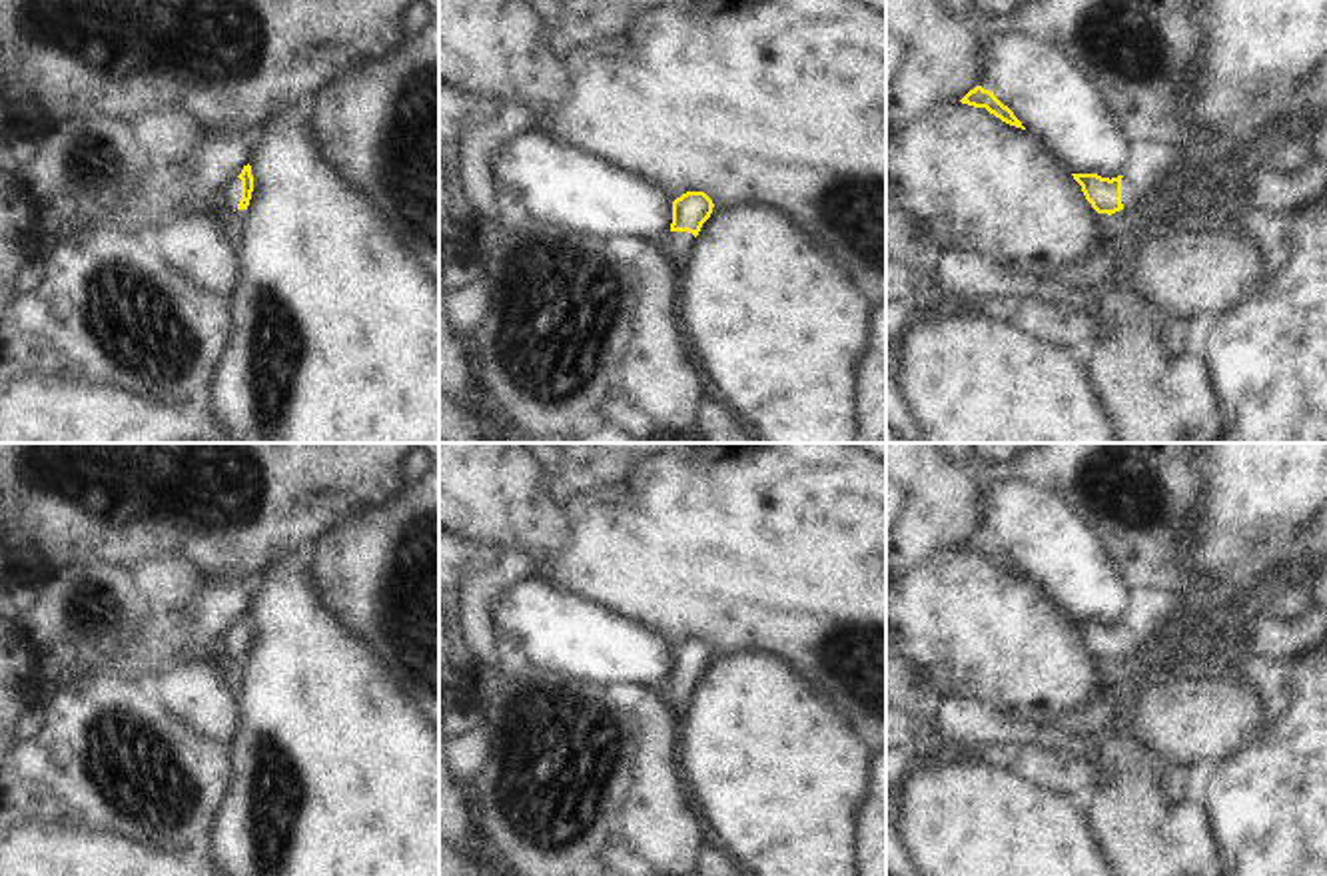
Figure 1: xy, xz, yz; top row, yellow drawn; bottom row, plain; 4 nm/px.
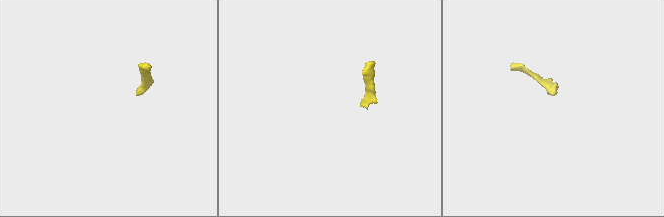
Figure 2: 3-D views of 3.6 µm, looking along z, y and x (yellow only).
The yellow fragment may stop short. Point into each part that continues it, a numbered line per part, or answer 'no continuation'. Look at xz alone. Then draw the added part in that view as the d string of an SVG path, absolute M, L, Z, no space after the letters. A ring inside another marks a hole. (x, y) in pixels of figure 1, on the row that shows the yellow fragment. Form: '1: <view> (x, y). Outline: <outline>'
1: xz (679, 244). Outline: M668 231L666 239L668 239L666 245L664 245L666 257L676 267L682 267L682 261L684 261L686 253L690 251L692 243L694 243L694 235L688 233L688 231Z

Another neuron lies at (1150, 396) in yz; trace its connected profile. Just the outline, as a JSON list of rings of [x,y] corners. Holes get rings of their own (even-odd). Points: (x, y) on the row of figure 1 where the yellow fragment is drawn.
[[[1054,277],[1038,281],[1036,297],[1096,315],[1104,329],[1080,351],[1082,365],[1104,409],[1117,443],[1215,443],[1221,431],[1221,407],[1213,393],[1213,375],[1205,355],[1167,351],[1165,313],[1131,283],[1078,287]]]

